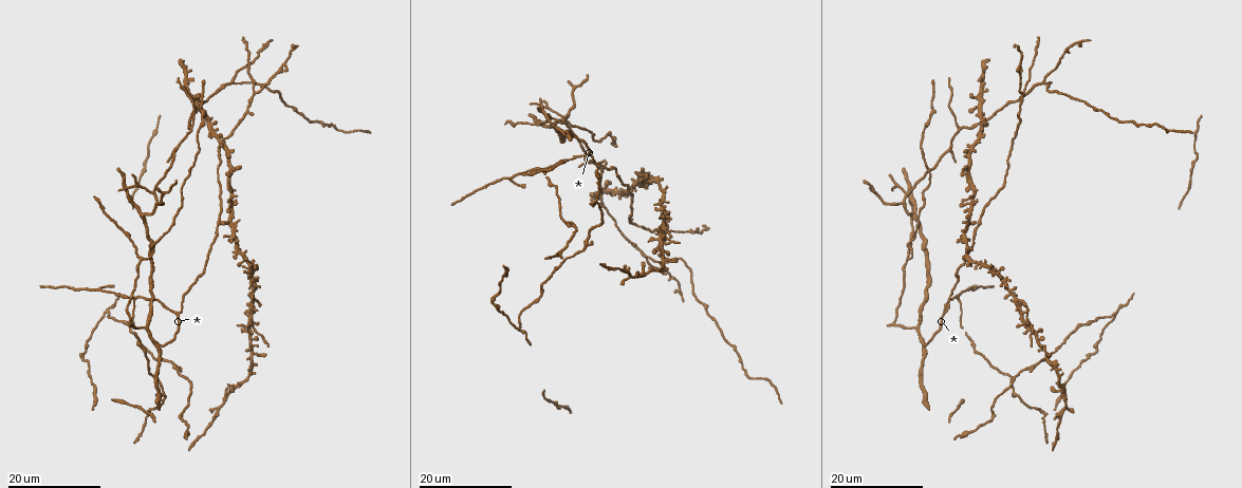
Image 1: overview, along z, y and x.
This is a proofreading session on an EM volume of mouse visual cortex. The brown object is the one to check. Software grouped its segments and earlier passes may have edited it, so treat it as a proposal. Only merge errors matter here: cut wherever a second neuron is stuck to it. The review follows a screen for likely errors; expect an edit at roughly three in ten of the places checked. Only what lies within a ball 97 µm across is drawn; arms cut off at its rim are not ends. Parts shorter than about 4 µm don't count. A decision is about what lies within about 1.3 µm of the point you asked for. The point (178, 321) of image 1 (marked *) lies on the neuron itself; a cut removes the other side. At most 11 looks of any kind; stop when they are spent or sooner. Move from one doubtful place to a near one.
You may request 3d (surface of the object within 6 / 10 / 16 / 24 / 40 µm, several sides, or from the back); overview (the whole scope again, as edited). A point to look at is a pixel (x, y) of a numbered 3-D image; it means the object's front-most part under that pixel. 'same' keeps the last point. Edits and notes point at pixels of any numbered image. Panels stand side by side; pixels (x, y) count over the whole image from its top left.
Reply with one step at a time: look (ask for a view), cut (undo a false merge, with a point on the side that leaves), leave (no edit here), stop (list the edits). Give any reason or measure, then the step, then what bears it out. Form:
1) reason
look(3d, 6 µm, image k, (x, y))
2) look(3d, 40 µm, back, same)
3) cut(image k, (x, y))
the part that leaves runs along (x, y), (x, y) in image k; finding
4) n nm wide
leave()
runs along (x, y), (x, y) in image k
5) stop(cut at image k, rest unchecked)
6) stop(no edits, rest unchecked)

look(3d, 24 µm, image 1, (162, 383))

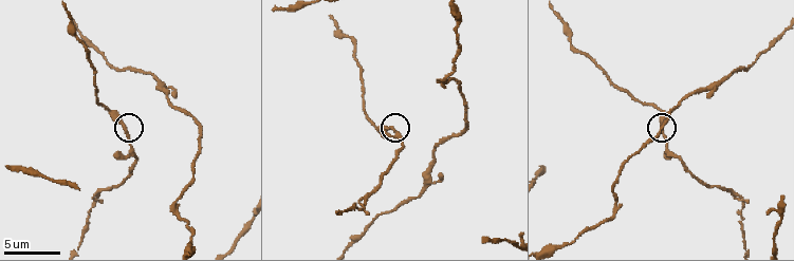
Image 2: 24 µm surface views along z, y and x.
look(3d, 10 µm, image 2, (125, 129))

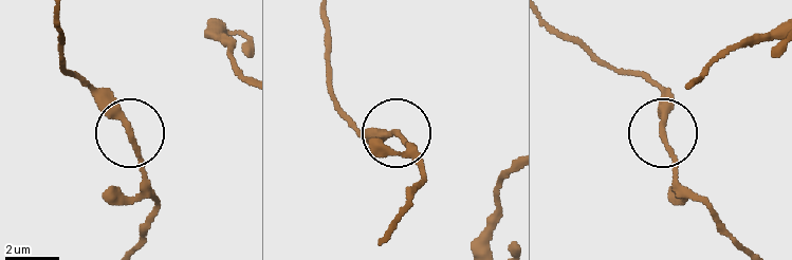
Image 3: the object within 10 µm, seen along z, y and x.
look(3d, 10 µm, back, image 3, (662, 136))

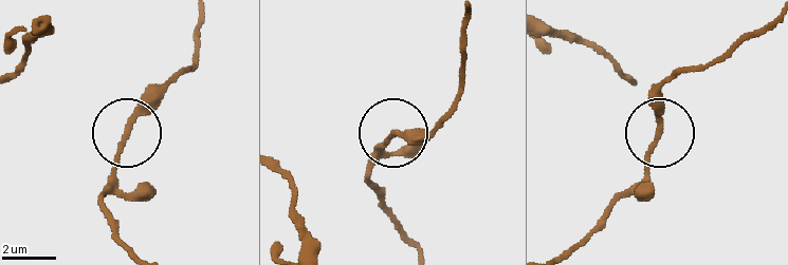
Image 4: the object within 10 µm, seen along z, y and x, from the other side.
side arm 20 µm
leave()
all the same neuron

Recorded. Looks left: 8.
look(3d, 16 µm, image 1, (979, 222))

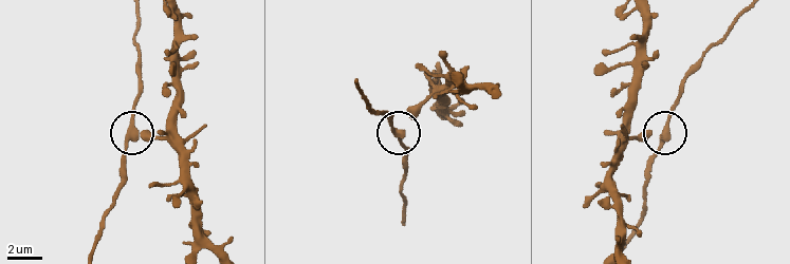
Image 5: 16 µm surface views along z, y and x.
look(3d, 6 µm, image 5, (137, 132))

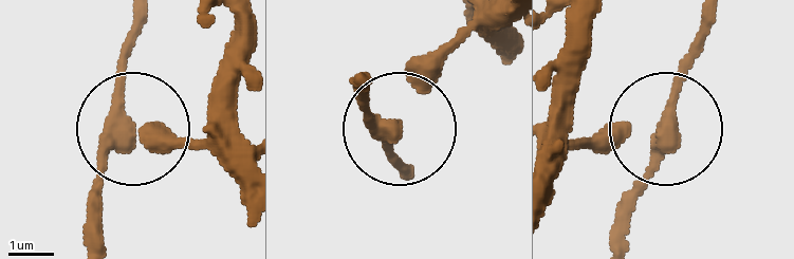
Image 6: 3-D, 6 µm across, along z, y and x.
leave()
runs along (92, 240), (99, 172), (129, 127), (126, 47), (137, 13) in image 6; one neuron here

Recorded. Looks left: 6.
three-way junction
look(3d, 16 µm, image 1, (959, 299))

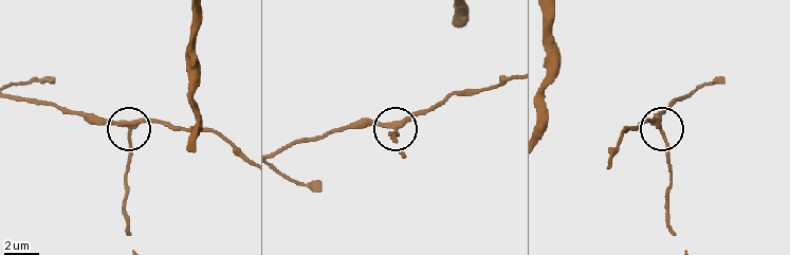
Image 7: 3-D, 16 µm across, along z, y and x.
look(3d, 6 µm, image 7, (130, 125))

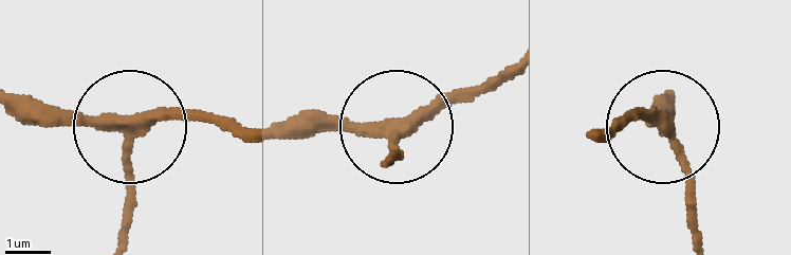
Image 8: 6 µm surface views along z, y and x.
3 arms
leave()
one neuron here

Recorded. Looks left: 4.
two arms in line, one across
look(3d, 24 µm, image 1, (108, 309))

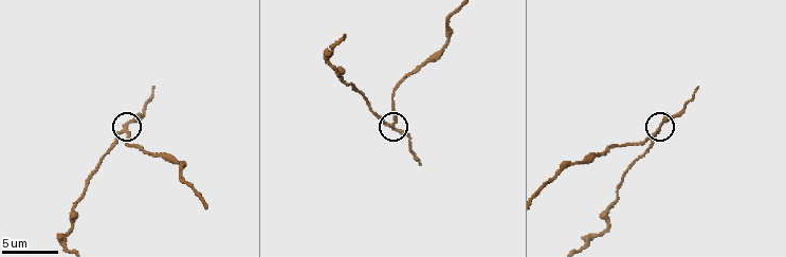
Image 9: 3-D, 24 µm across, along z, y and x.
look(3d, 10 µm, image 9, (124, 130))

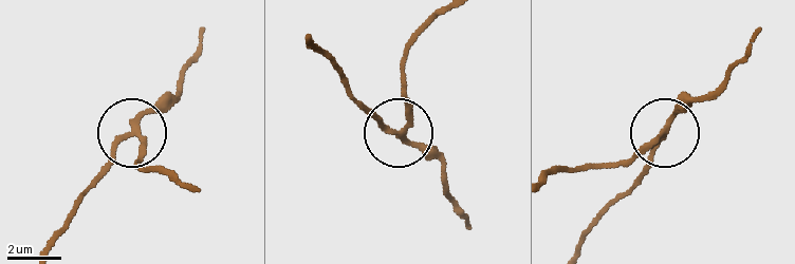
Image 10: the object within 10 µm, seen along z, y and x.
look(3d, 10 µm, back, image 10, (130, 133))

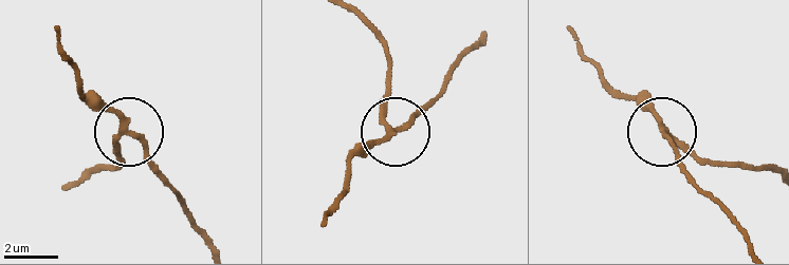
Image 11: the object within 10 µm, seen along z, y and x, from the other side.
side arm 30 µm; 3 arms
cut(image 11, (116, 155))
two neurons meet here

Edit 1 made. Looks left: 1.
stop(cut at image 11, rest unchecked)

